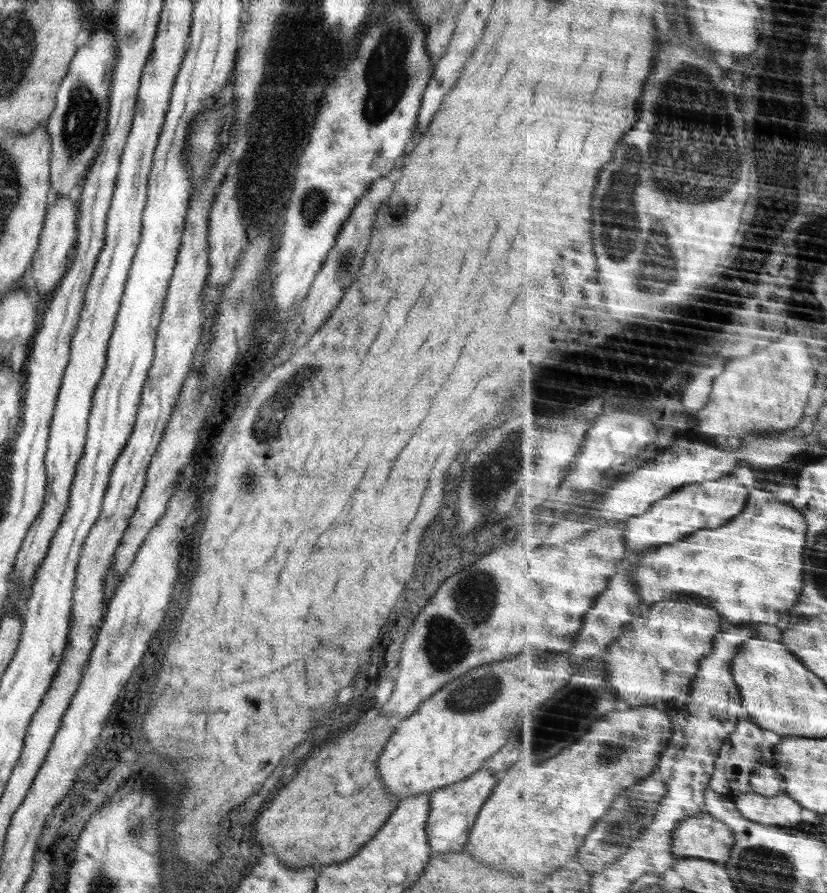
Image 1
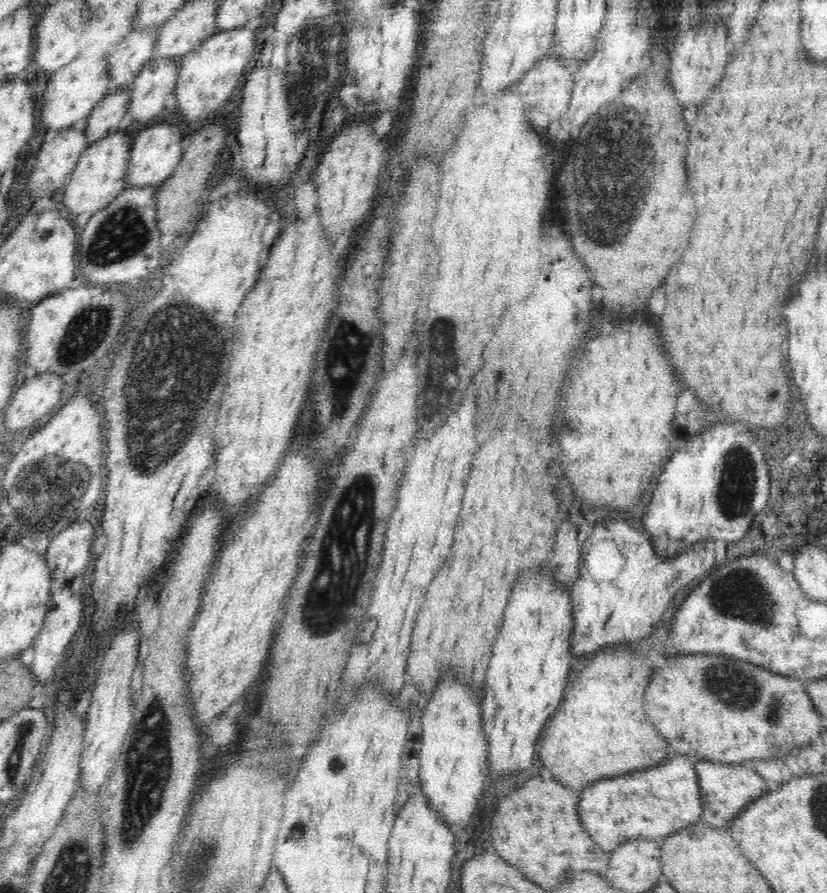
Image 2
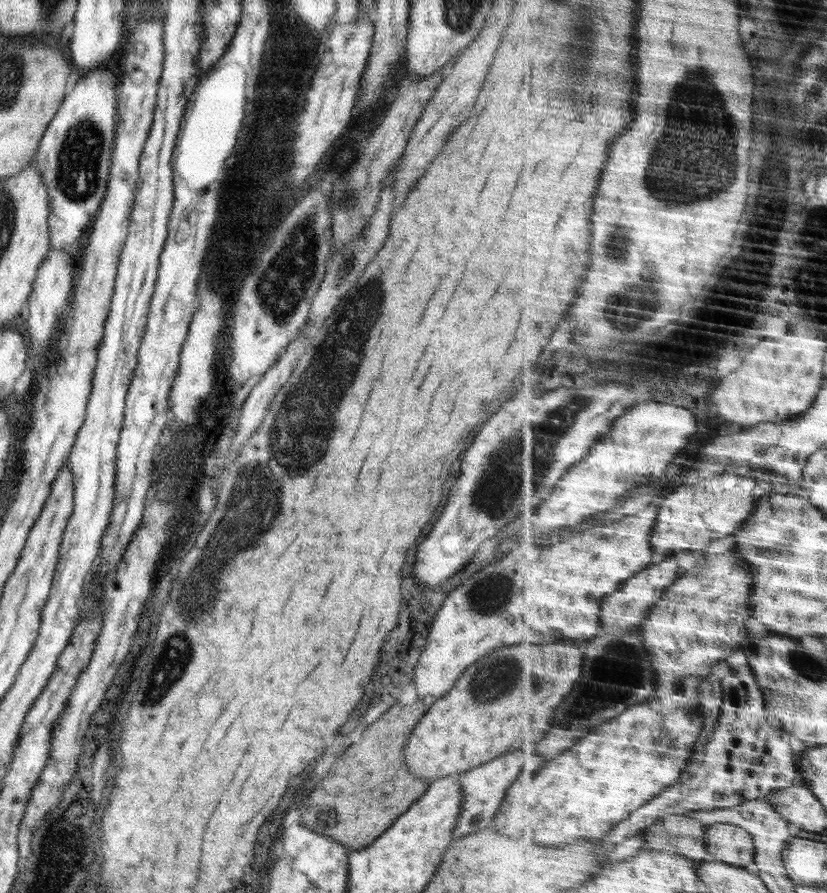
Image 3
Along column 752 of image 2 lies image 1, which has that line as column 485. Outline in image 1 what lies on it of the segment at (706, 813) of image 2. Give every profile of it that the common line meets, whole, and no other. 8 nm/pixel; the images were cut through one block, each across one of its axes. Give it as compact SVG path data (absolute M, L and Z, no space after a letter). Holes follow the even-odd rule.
M483 767L460 782L430 793L430 814L428 814L426 834L434 854L446 855L461 852L465 848L470 829L474 826L484 802L492 794L492 788L496 786L498 779L499 775Z

